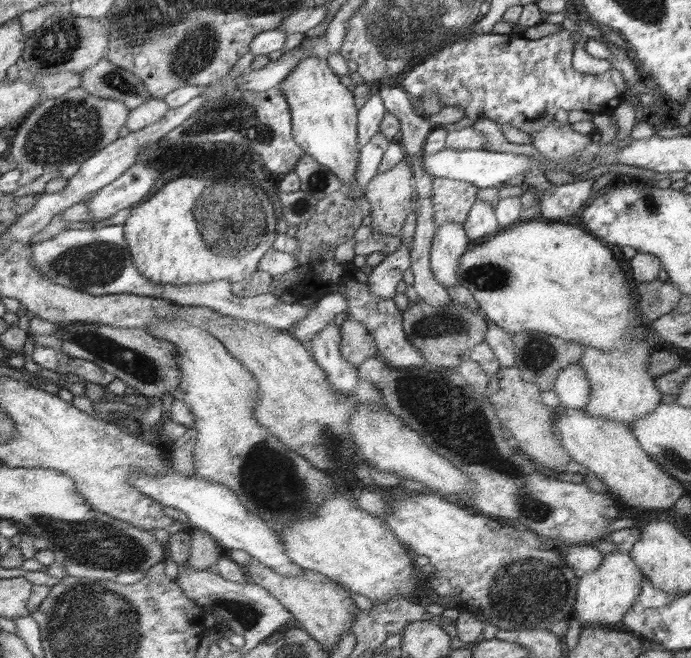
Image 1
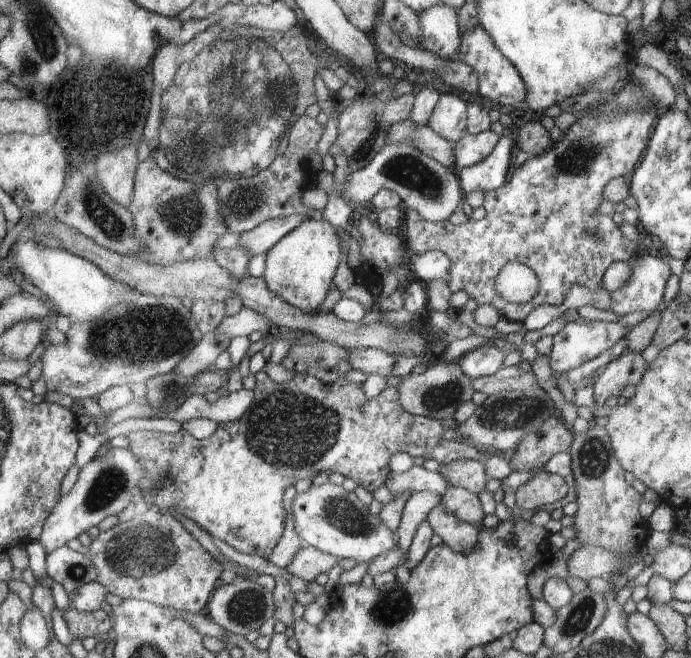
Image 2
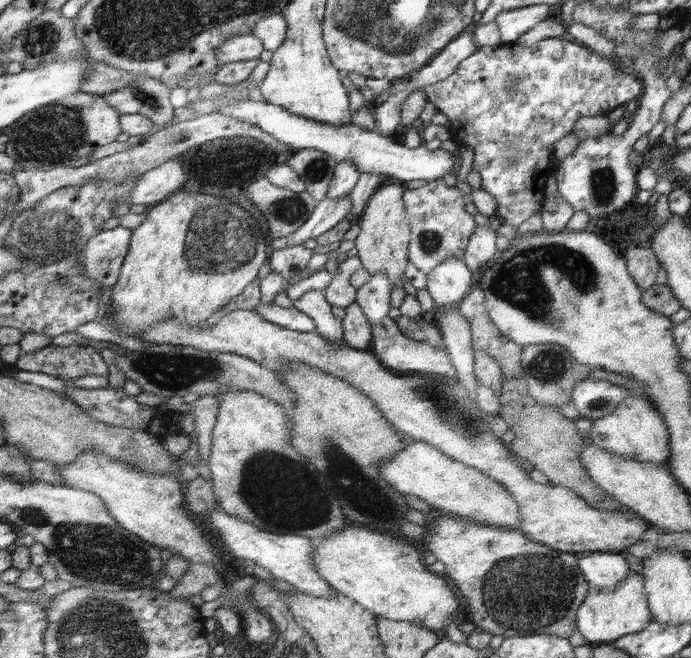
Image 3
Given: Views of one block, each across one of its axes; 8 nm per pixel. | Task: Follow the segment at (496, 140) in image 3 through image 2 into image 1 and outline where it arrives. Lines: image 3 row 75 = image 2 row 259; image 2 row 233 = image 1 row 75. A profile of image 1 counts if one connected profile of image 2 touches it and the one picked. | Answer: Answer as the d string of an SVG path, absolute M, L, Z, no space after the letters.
M566 26L562 31L544 36L540 39L528 39L523 34L514 32L509 34L486 33L470 35L466 40L455 45L444 47L438 54L433 54L427 61L421 62L416 68L409 71L401 87L414 97L419 97L432 89L436 96L440 92L440 99L444 106L463 108L465 117L469 119L492 119L502 131L502 124L511 123L524 133L533 133L555 121L555 114L562 108L583 110L591 115L612 114L612 108L620 105L626 80L624 74L614 70L614 76L584 76L582 72L572 68L572 50L576 41L576 30Z

